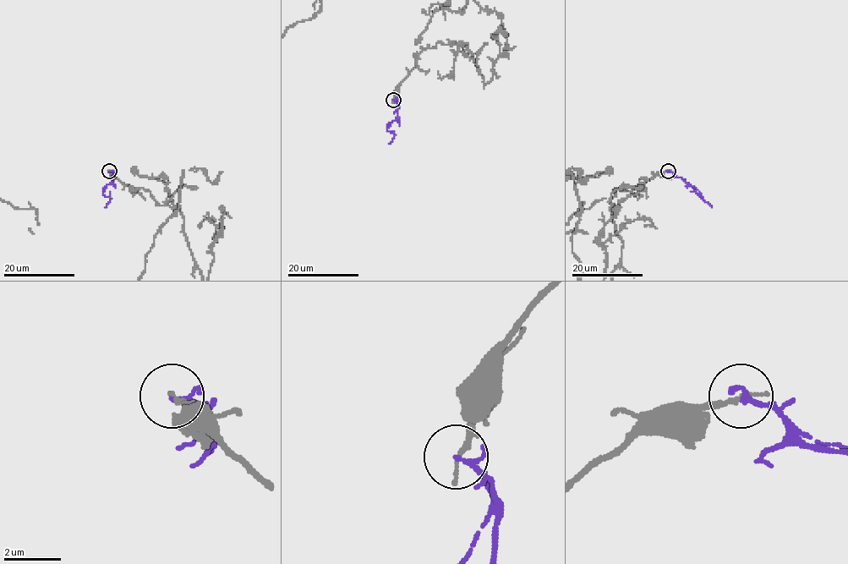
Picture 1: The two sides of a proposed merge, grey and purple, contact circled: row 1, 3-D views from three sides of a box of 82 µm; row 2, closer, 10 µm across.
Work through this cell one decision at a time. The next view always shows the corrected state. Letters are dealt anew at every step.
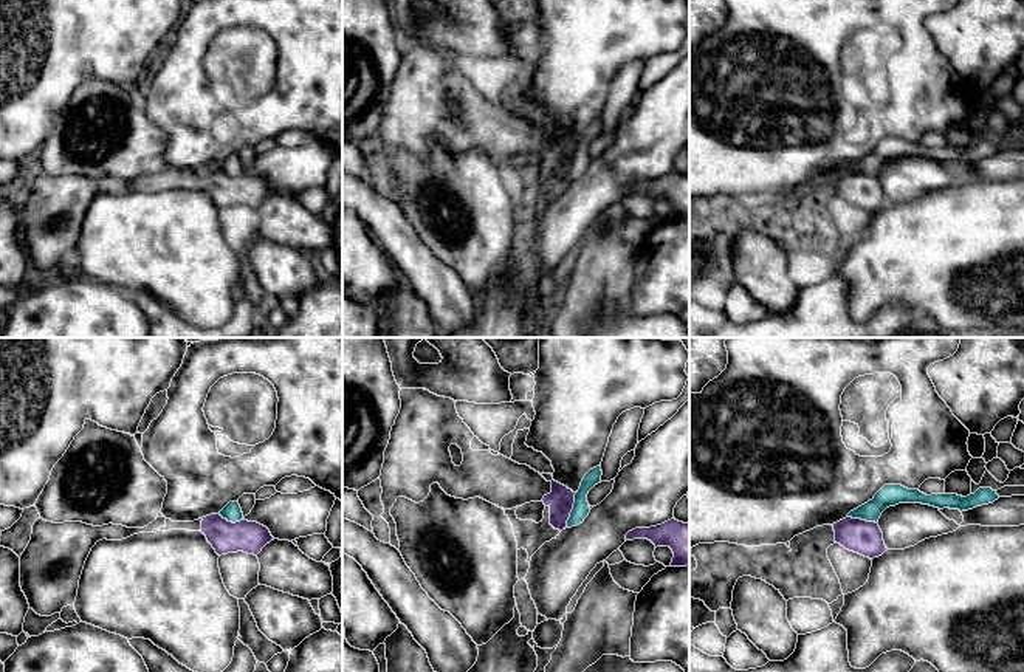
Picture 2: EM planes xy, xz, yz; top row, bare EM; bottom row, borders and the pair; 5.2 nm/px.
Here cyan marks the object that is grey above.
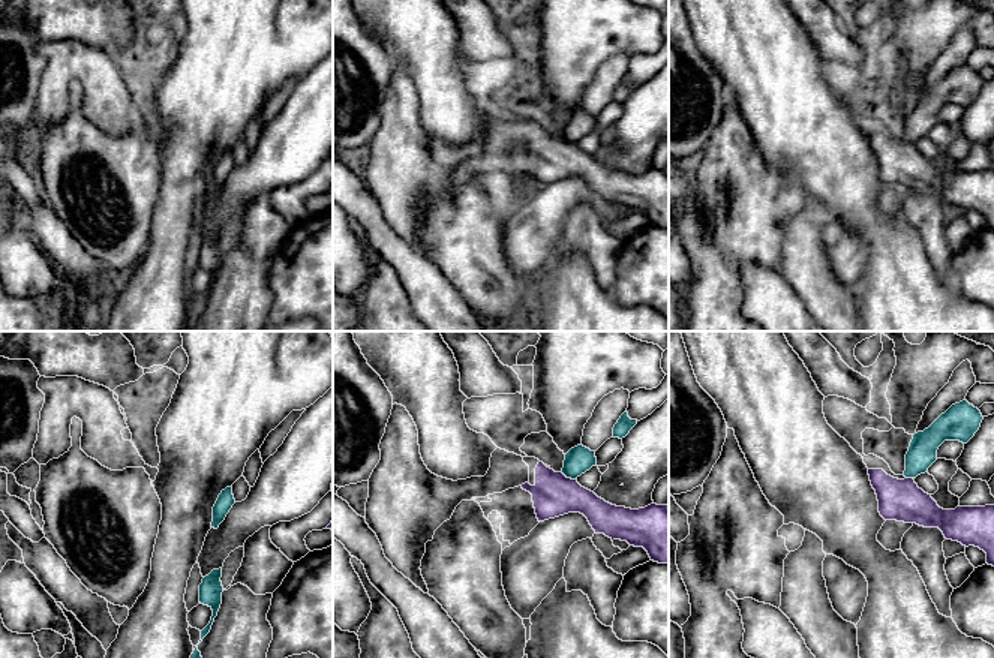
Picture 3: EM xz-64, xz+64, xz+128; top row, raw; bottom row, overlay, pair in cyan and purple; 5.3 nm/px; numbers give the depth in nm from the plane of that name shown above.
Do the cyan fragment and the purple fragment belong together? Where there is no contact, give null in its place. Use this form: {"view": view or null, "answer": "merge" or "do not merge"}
{"view": "xz", "answer": "do not merge"}

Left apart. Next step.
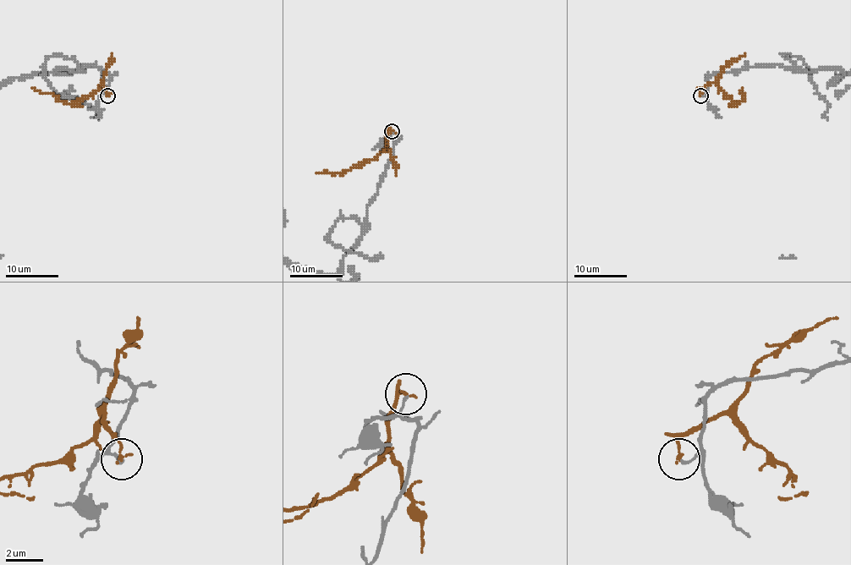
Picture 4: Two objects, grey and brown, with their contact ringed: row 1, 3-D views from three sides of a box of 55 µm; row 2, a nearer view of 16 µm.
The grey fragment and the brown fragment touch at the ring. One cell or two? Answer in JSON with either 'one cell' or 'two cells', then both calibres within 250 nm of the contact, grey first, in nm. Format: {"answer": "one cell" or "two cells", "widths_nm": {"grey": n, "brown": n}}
{"answer": "two cells", "widths_nm": {"grey": 120, "brown": 160}}

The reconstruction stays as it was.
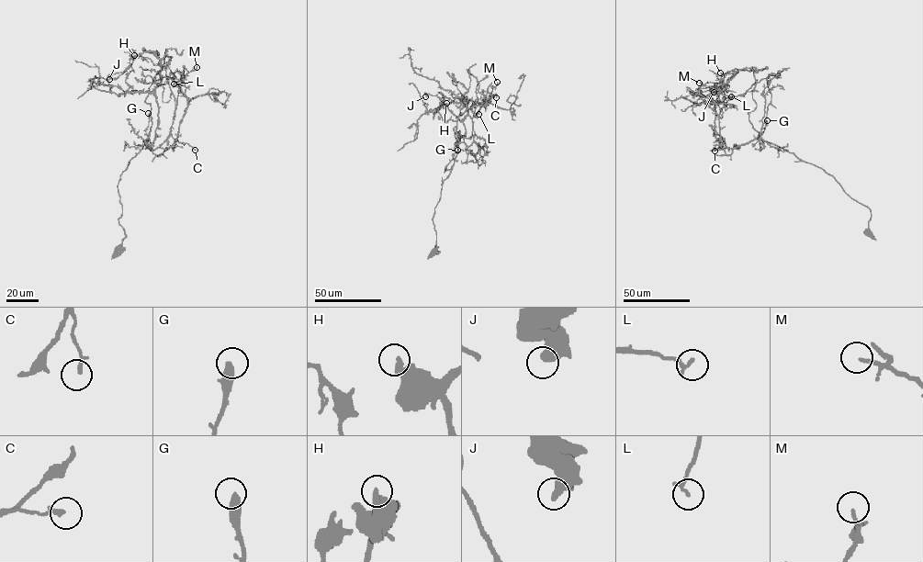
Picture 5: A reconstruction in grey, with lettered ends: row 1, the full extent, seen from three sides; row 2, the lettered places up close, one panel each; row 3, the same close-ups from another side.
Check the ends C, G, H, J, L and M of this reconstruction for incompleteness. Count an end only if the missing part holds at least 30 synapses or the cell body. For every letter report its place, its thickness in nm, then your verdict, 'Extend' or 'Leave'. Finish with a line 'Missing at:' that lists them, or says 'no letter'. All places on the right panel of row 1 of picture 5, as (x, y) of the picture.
C: Place: (714, 151). Thickness 200 nm. Leave
G: Place: (767, 120). Thickness 440 nm. Extend
H: Place: (720, 73). Thickness 360 nm. Leave
J: Place: (714, 92). Thickness 500 nm. Leave
L: Place: (731, 96). Thickness 190 nm. Leave
M: Place: (699, 83). Thickness 140 nm. Leave
Missing at: G

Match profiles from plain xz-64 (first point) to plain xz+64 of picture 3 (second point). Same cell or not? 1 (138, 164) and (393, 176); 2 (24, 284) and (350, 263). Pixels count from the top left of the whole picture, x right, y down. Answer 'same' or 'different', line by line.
1: different
2: same

